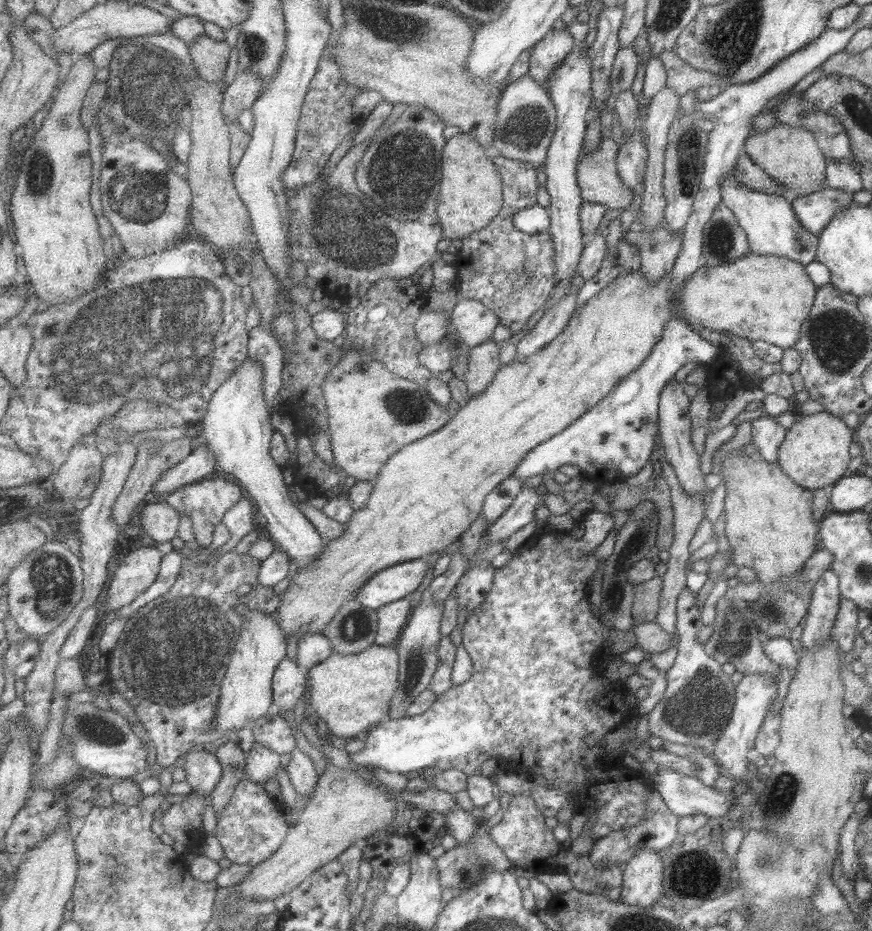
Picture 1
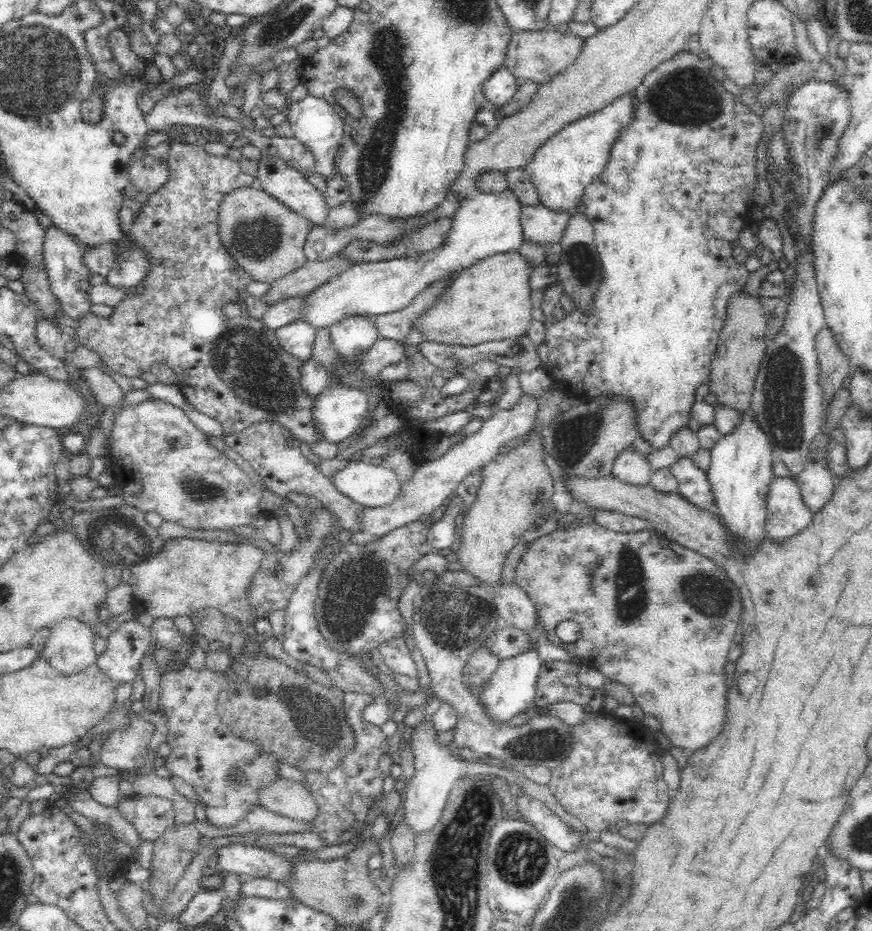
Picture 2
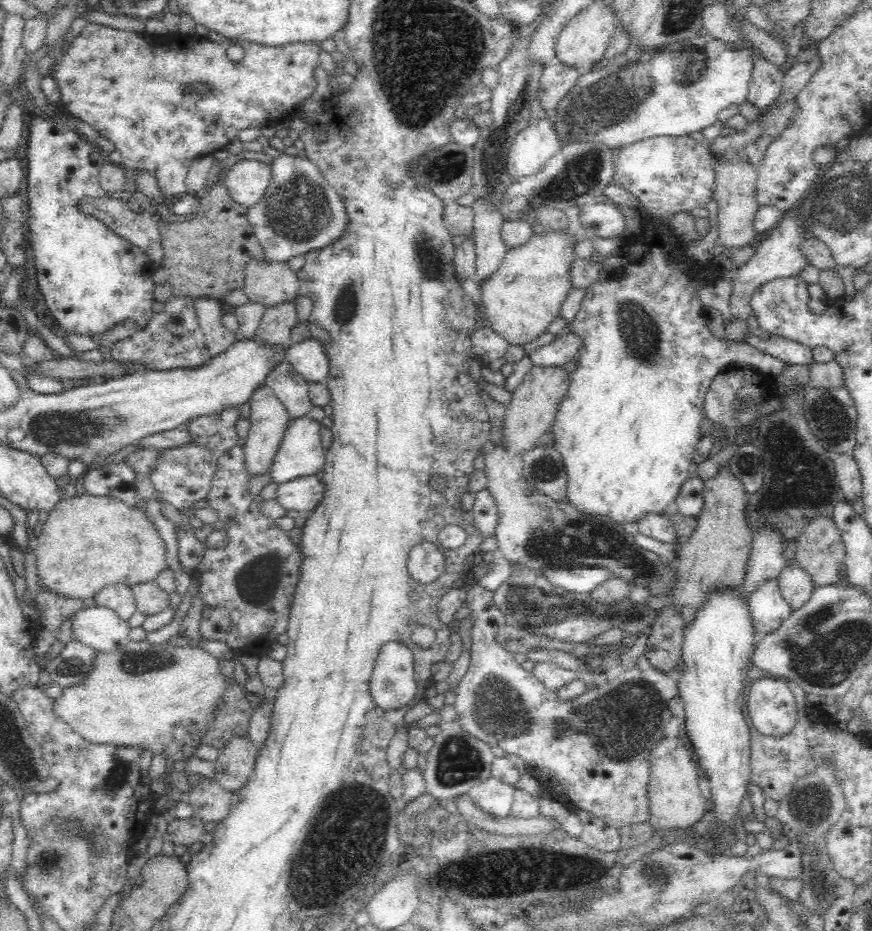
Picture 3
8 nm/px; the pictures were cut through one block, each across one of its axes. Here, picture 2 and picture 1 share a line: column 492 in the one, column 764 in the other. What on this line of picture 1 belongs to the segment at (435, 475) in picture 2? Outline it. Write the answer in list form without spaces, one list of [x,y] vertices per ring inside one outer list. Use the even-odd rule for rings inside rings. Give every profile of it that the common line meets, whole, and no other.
[[[767,413],[750,422],[750,442],[757,446],[757,456],[768,463],[776,463],[778,446],[785,438],[785,433],[786,429]]]

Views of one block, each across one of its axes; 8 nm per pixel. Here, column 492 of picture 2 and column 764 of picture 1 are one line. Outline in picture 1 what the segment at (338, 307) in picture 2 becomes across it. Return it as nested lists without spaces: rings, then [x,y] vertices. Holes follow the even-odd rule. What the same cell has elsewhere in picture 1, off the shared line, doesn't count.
[[[727,172],[720,184],[721,203],[735,216],[738,225],[744,230],[748,250],[753,254],[773,254],[789,260],[805,263],[813,261],[817,248],[817,237],[807,232],[797,219],[791,201],[777,194],[763,194],[744,187]]]

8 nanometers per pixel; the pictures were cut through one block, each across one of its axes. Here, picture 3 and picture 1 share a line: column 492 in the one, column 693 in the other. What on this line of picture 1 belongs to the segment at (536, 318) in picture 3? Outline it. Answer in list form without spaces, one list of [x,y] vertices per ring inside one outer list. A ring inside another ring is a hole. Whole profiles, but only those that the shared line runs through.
[[[751,251],[736,258],[734,261],[726,262],[722,265],[709,266],[705,262],[705,264],[698,266],[693,271],[693,274],[690,274],[688,279],[678,288],[678,294],[672,293],[672,288],[670,287],[671,277],[672,272],[667,271],[660,279],[651,283],[639,272],[639,268],[626,275],[617,275],[614,280],[611,280],[611,282],[607,284],[607,286],[604,286],[599,290],[595,296],[589,298],[584,305],[576,308],[567,328],[561,335],[557,336],[551,344],[547,344],[545,348],[541,348],[541,350],[539,350],[537,354],[531,356],[531,358],[514,358],[511,362],[503,365],[497,373],[495,380],[485,389],[485,392],[468,399],[458,410],[457,414],[453,416],[441,430],[438,430],[437,433],[430,434],[425,438],[421,438],[421,440],[412,442],[411,444],[404,446],[398,453],[395,453],[390,460],[387,461],[383,470],[381,470],[374,480],[375,485],[371,498],[365,503],[365,506],[356,510],[353,513],[353,516],[346,522],[344,535],[335,540],[330,540],[327,550],[323,550],[323,554],[319,554],[319,562],[315,562],[315,566],[311,566],[311,570],[303,570],[303,572],[298,570],[286,591],[281,594],[281,606],[276,618],[279,620],[279,625],[283,627],[283,633],[287,636],[296,635],[299,640],[311,634],[322,634],[327,627],[329,627],[331,621],[335,619],[335,616],[339,611],[342,610],[342,606],[345,605],[345,602],[357,599],[357,595],[359,595],[359,591],[363,589],[363,586],[366,586],[367,582],[371,581],[371,578],[374,578],[379,572],[386,570],[391,566],[396,566],[408,561],[421,558],[434,558],[437,555],[443,554],[443,550],[445,550],[449,544],[459,541],[461,534],[463,534],[465,530],[471,528],[471,522],[475,522],[475,520],[481,516],[484,511],[486,498],[497,489],[503,481],[514,476],[514,472],[531,450],[536,446],[539,446],[542,442],[553,438],[556,434],[561,434],[568,426],[577,422],[592,406],[601,402],[611,390],[614,389],[614,386],[618,384],[619,380],[626,377],[629,373],[633,373],[634,370],[642,364],[642,361],[645,361],[650,357],[651,350],[655,347],[655,343],[658,342],[665,323],[672,314],[680,316],[680,318],[697,333],[699,333],[702,328],[707,328],[707,330],[713,330],[713,332],[735,334],[741,338],[748,339],[749,341],[760,340],[777,346],[778,348],[785,349],[794,347],[795,342],[797,342],[796,340],[799,336],[801,323],[808,318],[808,312],[811,310],[812,302],[817,290],[816,286],[810,281],[808,275],[805,274],[802,263],[789,260],[785,257],[778,257],[773,254],[753,254]]]

